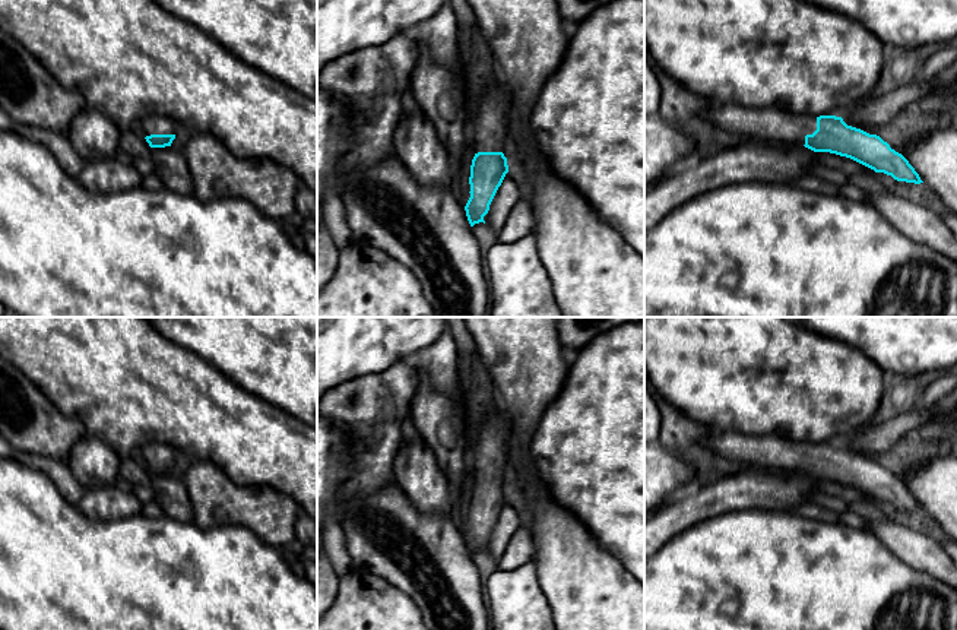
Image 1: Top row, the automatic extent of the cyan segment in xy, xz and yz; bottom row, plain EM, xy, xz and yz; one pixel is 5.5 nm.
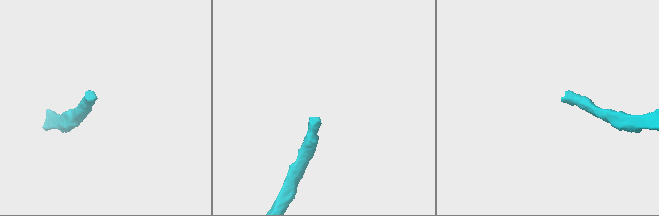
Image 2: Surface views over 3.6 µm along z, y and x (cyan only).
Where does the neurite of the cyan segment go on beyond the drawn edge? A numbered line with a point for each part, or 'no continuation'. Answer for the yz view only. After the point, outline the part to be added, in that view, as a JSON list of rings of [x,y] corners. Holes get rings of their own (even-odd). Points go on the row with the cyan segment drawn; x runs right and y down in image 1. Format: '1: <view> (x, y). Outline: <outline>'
1: yz (761, 124). Outline: [[[713,102],[704,118],[725,137],[774,145],[805,145],[805,136],[817,130],[817,117],[795,115],[776,108],[751,108]]]

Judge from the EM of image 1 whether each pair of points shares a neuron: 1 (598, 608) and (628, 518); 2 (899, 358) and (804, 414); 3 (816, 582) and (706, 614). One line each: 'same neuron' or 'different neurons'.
1: different neurons
2: different neurons
3: same neuron

